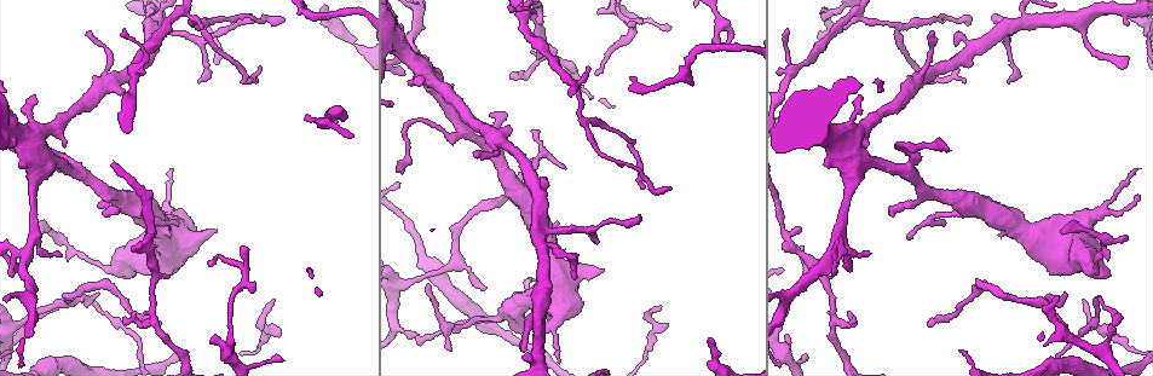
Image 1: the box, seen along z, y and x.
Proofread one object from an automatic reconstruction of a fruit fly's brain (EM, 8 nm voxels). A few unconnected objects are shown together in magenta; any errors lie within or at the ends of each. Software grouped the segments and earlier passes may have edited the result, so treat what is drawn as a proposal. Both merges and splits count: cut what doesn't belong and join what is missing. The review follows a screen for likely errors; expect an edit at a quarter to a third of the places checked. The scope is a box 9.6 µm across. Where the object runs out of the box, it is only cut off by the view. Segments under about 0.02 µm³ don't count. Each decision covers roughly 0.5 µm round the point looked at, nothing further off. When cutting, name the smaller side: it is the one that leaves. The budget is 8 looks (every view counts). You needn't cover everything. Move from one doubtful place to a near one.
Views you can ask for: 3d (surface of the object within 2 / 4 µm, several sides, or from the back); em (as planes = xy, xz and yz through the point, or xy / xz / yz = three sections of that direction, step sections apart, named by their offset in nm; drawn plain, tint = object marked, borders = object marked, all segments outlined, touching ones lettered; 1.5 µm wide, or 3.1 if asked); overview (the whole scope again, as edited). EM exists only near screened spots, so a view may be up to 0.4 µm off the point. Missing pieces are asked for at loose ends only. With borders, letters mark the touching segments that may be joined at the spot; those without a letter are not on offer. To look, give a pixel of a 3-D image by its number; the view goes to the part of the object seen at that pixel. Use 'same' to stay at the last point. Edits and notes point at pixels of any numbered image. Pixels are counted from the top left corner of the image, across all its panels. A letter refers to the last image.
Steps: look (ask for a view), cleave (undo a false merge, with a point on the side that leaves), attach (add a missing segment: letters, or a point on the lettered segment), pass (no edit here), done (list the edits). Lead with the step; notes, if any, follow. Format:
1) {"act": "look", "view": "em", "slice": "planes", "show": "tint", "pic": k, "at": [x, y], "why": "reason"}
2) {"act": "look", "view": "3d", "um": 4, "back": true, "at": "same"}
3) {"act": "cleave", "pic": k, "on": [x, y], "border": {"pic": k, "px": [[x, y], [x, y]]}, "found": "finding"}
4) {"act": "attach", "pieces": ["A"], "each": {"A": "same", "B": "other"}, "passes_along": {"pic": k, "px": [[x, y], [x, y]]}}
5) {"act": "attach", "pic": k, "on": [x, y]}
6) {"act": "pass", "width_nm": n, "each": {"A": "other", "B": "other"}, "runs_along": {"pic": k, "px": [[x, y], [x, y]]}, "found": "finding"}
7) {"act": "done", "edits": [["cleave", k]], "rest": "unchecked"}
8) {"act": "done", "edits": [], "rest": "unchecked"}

{"act": "look", "view": "3d", "um": 2, "pic": 1, "at": [941, 223], "why": "an open end"}

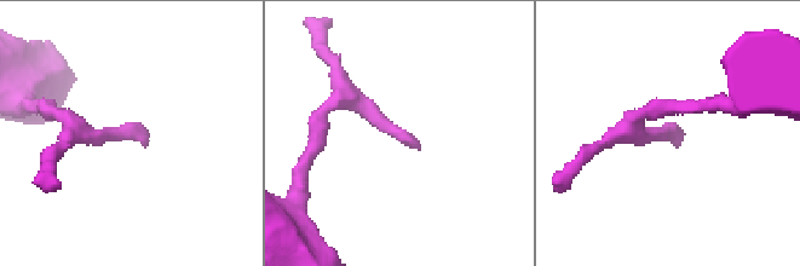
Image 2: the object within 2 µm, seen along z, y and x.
{"act": "look", "view": "em", "slice": "xz", "step": 4, "show": "tint", "pic": 2, "at": [674, 144], "why": "need the tissue"}

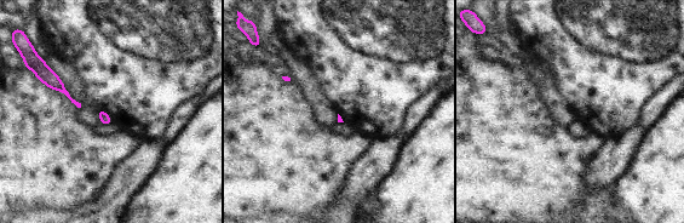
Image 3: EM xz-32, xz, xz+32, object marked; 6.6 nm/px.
{"act": "look", "view": "em", "slice": "planes", "show": "borders", "at": "same"}

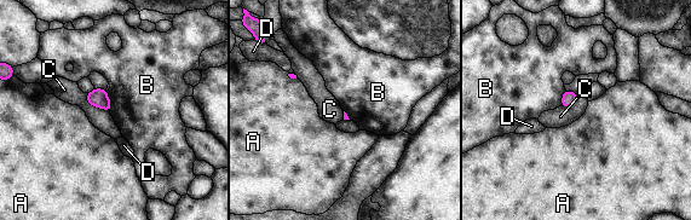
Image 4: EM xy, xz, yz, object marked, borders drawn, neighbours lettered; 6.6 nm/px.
{"act": "pass", "each": {"A": "other", "B": "other", "C": "other", "D": "other"}, "border": {"pic": 4, "px": [[105, 90], [109, 97], [110, 111]]}, "found": "none of them fits"}

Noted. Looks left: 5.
{"act": "look", "view": "3d", "um": 2, "pic": 1, "at": [423, 80], "why": "free end"}

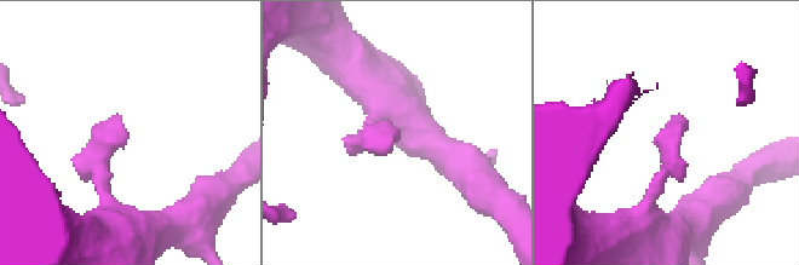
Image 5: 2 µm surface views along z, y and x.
{"act": "look", "view": "em", "slice": "planes", "show": "borders", "pic": 5, "at": [119, 116], "why": "shape alone is not enough"}

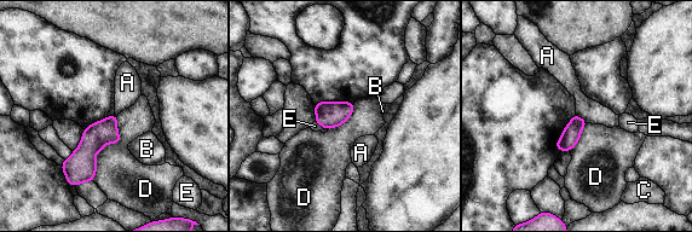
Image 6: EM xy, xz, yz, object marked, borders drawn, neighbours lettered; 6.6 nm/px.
{"act": "pass", "width_nm": 130, "each": {"A": "other", "B": "other", "C": "other", "D": "other", "E": "other"}, "border": {"pic": 6, "px": [[576, 114], [588, 122]]}, "found": "no lettered segment goes on from it"}

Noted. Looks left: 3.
{"act": "look", "view": "3d", "um": 4, "pic": 1, "at": [826, 166], "why": "stops while still wide"}

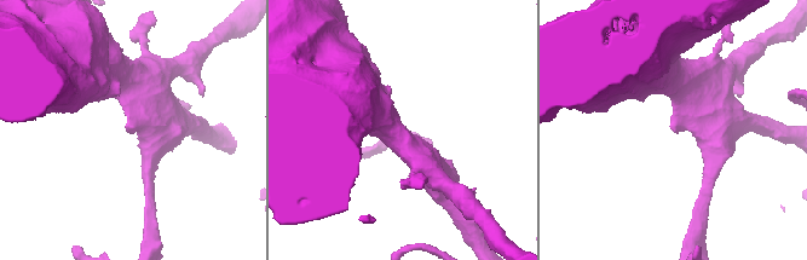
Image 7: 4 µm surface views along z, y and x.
{"act": "look", "view": "em", "slice": "yz", "step": 4, "show": "tint", "pic": 7, "at": [126, 127]}

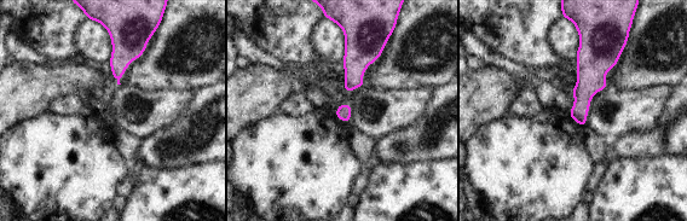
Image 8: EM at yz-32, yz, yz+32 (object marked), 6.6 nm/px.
{"act": "look", "view": "em", "slice": "planes", "show": "borders", "at": "same"}

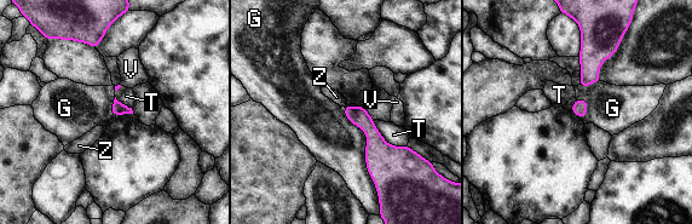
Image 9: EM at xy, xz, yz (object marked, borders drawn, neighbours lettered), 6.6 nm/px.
{"act": "pass", "longest_contact_nm": ["G", 600], "each": {"G": "other", "T": "other", "V": "other", "Z": "other"}, "border": {"pic": 9, "px": [[342, 107], [365, 135], [376, 189]]}, "found": "no lettered segment goes on from it"}

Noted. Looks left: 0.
{"act": "done", "edits": [], "rest": "unchecked"}

